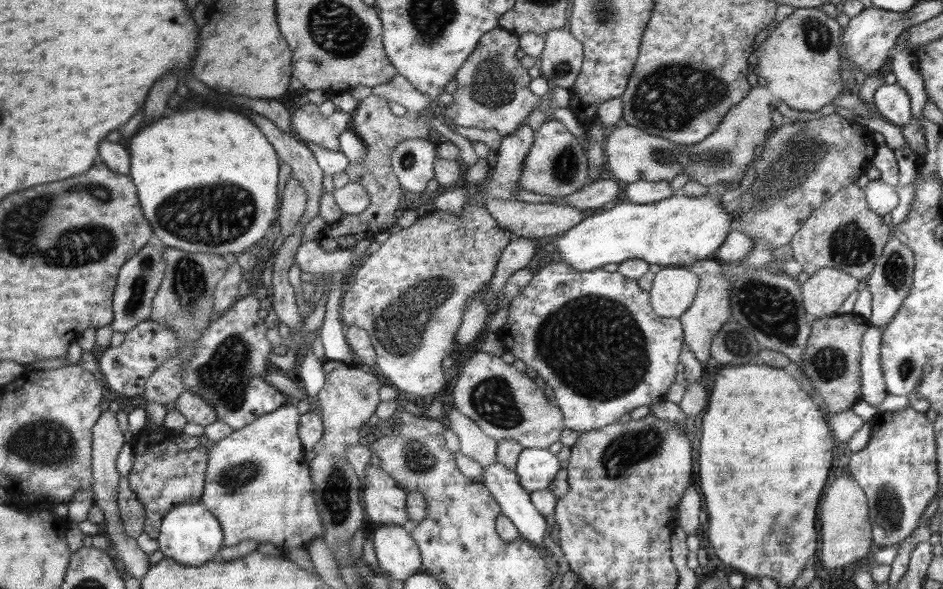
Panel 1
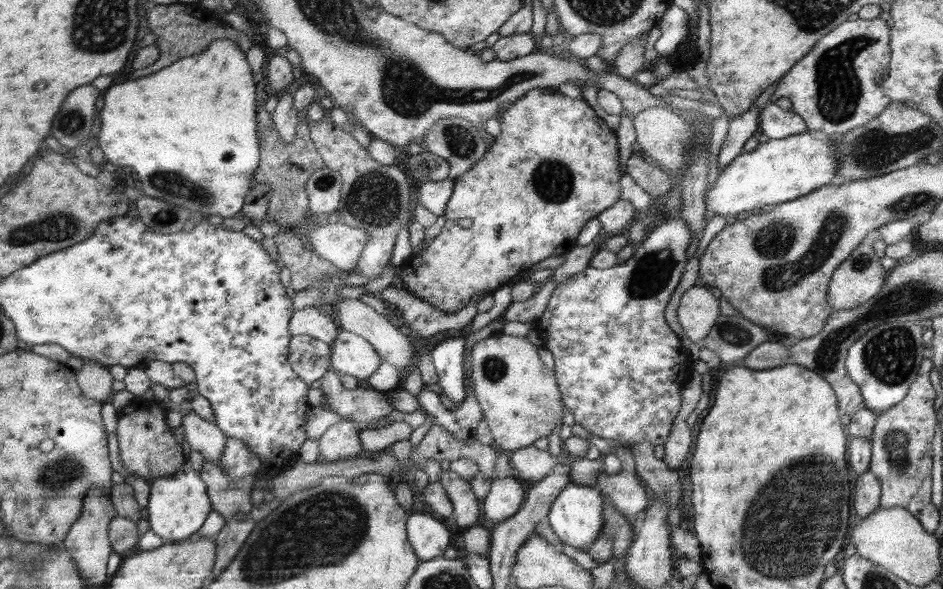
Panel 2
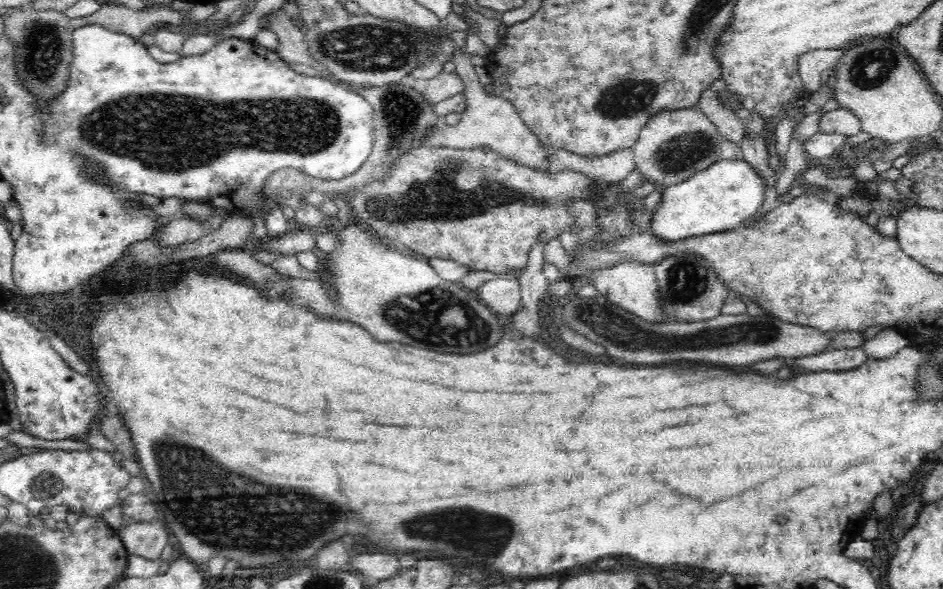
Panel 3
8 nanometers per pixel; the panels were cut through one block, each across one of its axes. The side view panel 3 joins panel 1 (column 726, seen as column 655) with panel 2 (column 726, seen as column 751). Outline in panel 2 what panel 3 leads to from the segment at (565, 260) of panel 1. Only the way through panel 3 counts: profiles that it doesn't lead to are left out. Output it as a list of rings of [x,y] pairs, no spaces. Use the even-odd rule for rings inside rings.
[[[808,131],[804,134],[794,134],[781,139],[769,139],[766,143],[760,143],[756,149],[750,152],[742,152],[731,163],[728,163],[718,174],[718,178],[712,188],[704,195],[704,204],[707,210],[718,214],[718,216],[738,216],[759,212],[769,209],[771,205],[782,204],[800,196],[804,196],[817,188],[828,183],[835,184],[836,169],[836,146],[832,137],[817,139]]]

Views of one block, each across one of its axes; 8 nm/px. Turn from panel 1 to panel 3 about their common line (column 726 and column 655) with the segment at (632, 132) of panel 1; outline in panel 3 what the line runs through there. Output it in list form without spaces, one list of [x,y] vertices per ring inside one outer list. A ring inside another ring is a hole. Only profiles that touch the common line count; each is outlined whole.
[[[694,106],[689,109],[658,111],[640,131],[639,139],[633,146],[636,168],[646,181],[663,190],[678,184],[696,172],[703,171],[722,159],[735,159],[740,142],[732,142],[720,136],[715,124]]]

